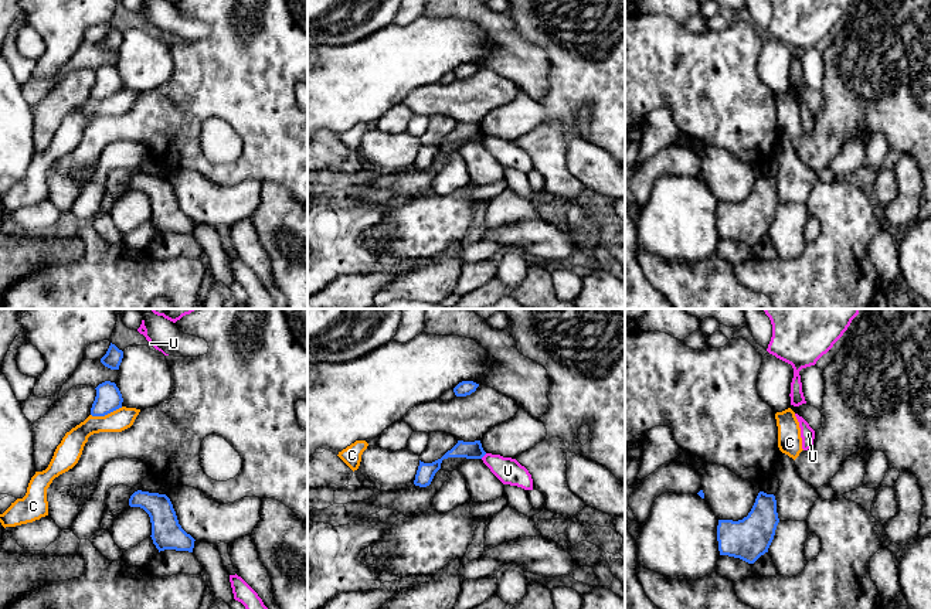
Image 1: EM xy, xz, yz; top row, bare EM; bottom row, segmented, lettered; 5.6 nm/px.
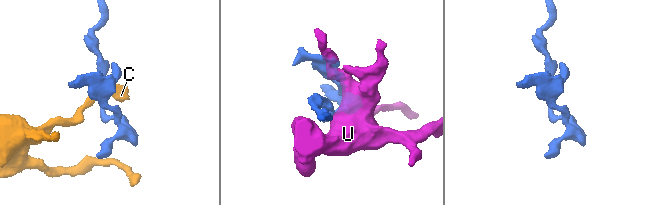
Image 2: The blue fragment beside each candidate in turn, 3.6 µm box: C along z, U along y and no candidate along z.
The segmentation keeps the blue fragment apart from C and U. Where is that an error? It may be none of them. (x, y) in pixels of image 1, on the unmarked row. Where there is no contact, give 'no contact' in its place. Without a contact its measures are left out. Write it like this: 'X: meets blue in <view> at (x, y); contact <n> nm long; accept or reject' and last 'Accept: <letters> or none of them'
C: meets blue in xy at (106, 97); contact 190 nm long; reject
U: meets blue in xz at (483, 138); contact 50 nm long; reject
Accept: none of them

